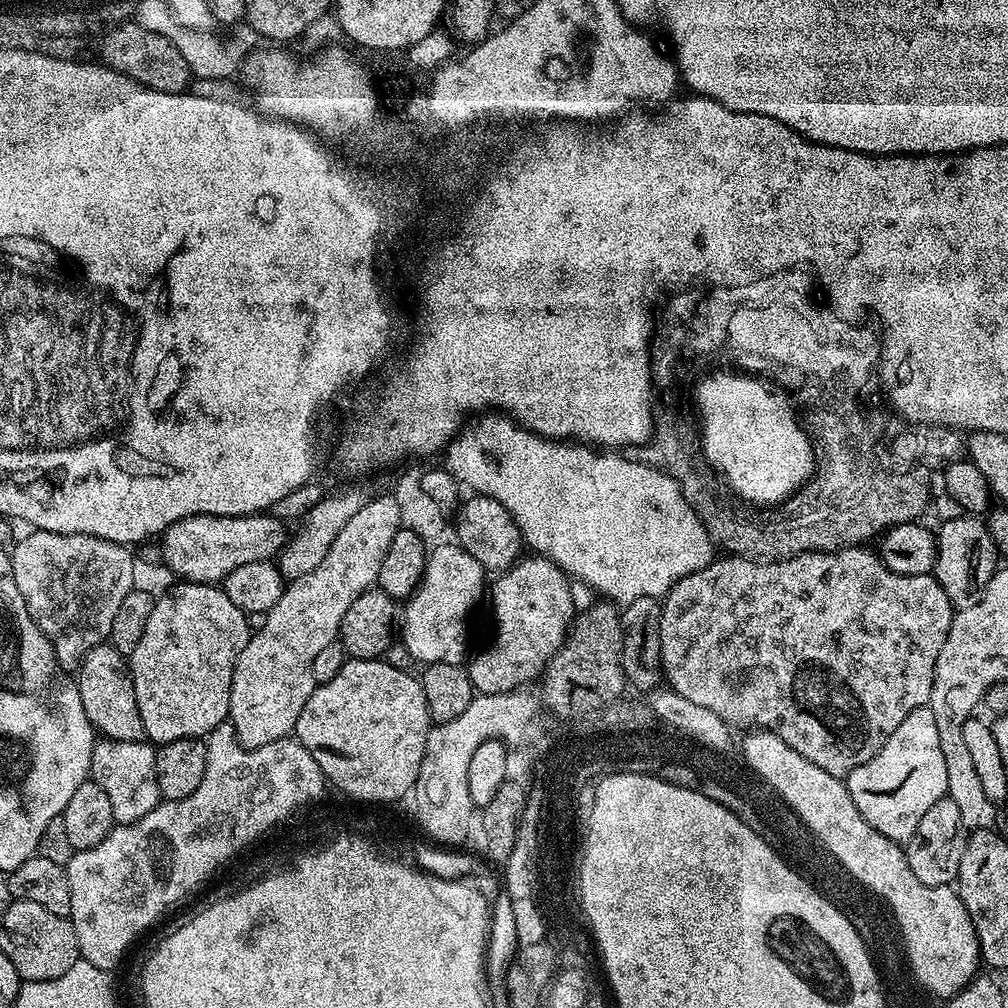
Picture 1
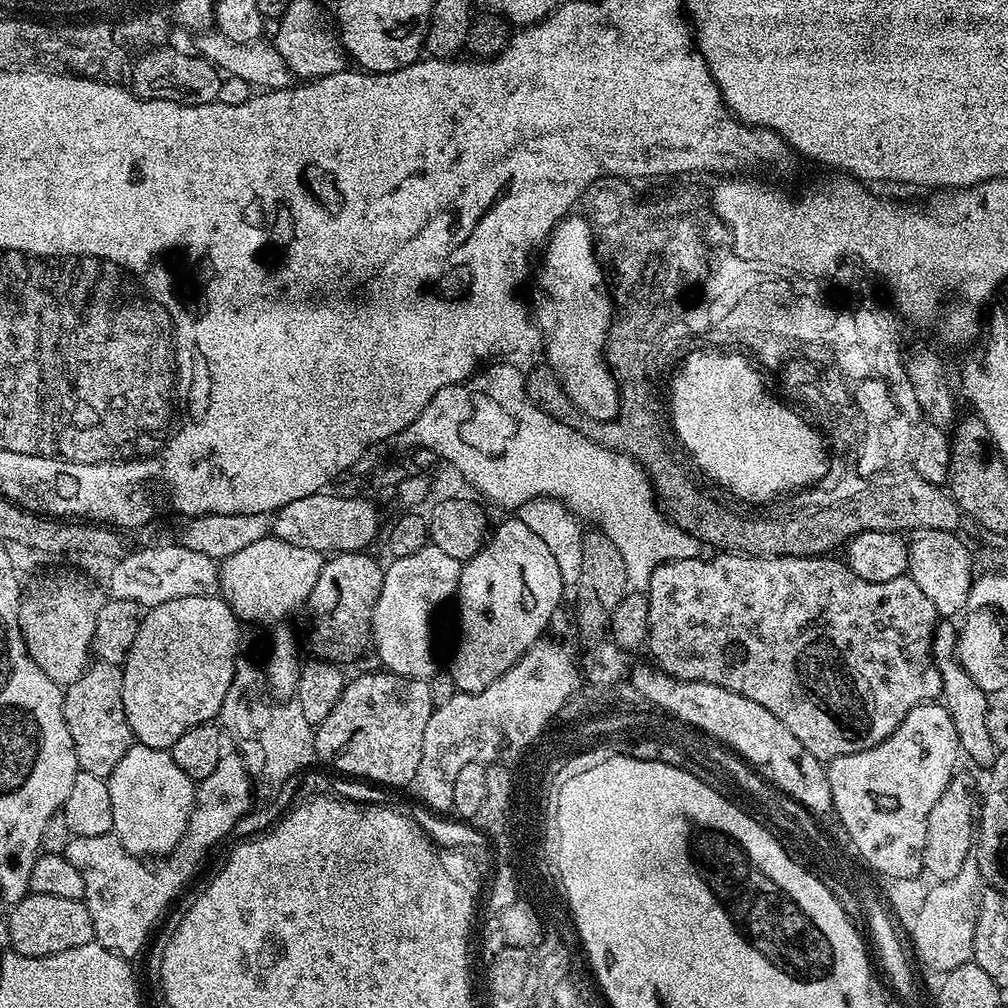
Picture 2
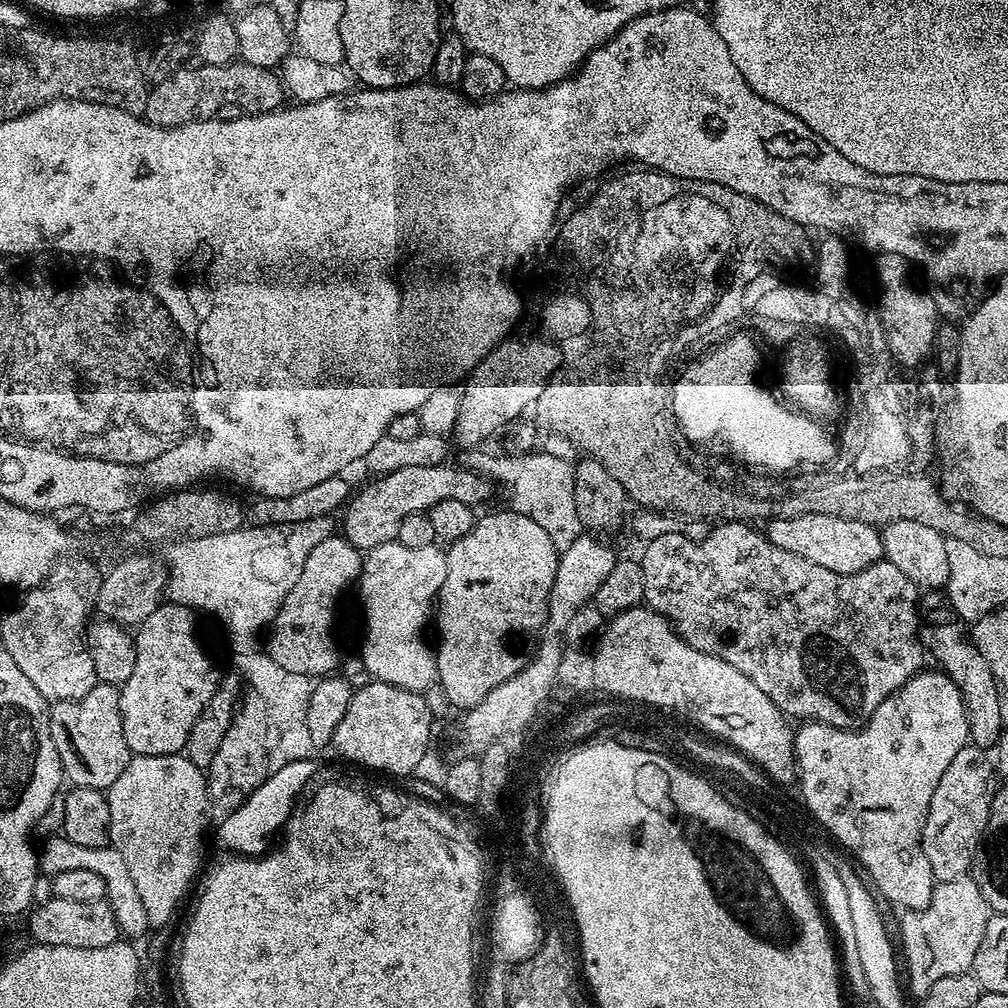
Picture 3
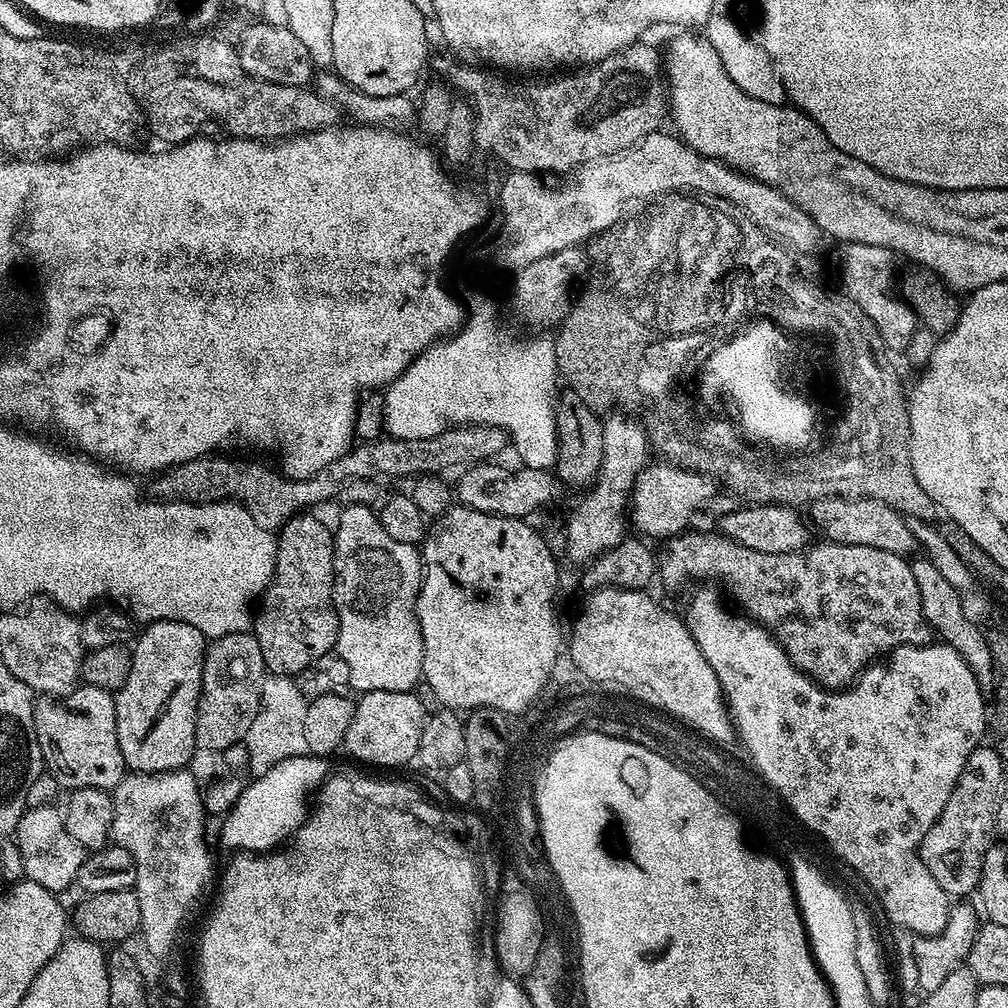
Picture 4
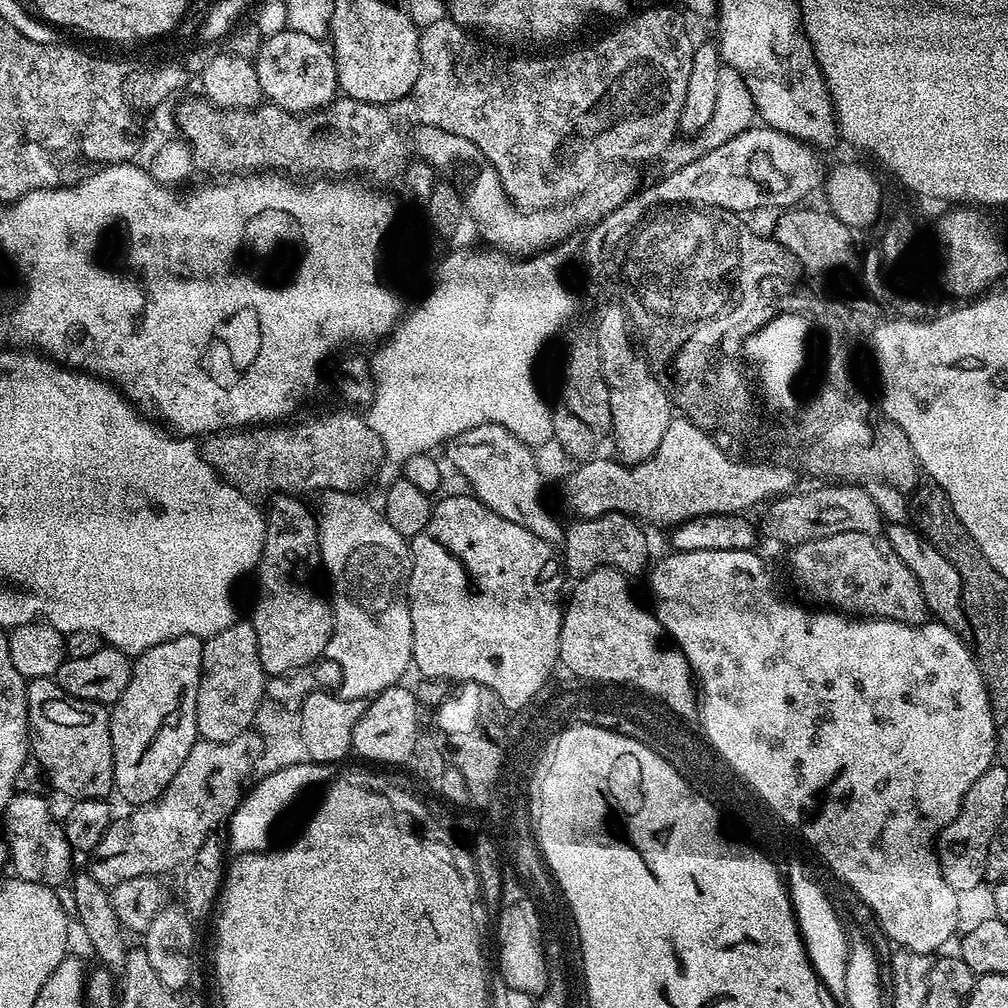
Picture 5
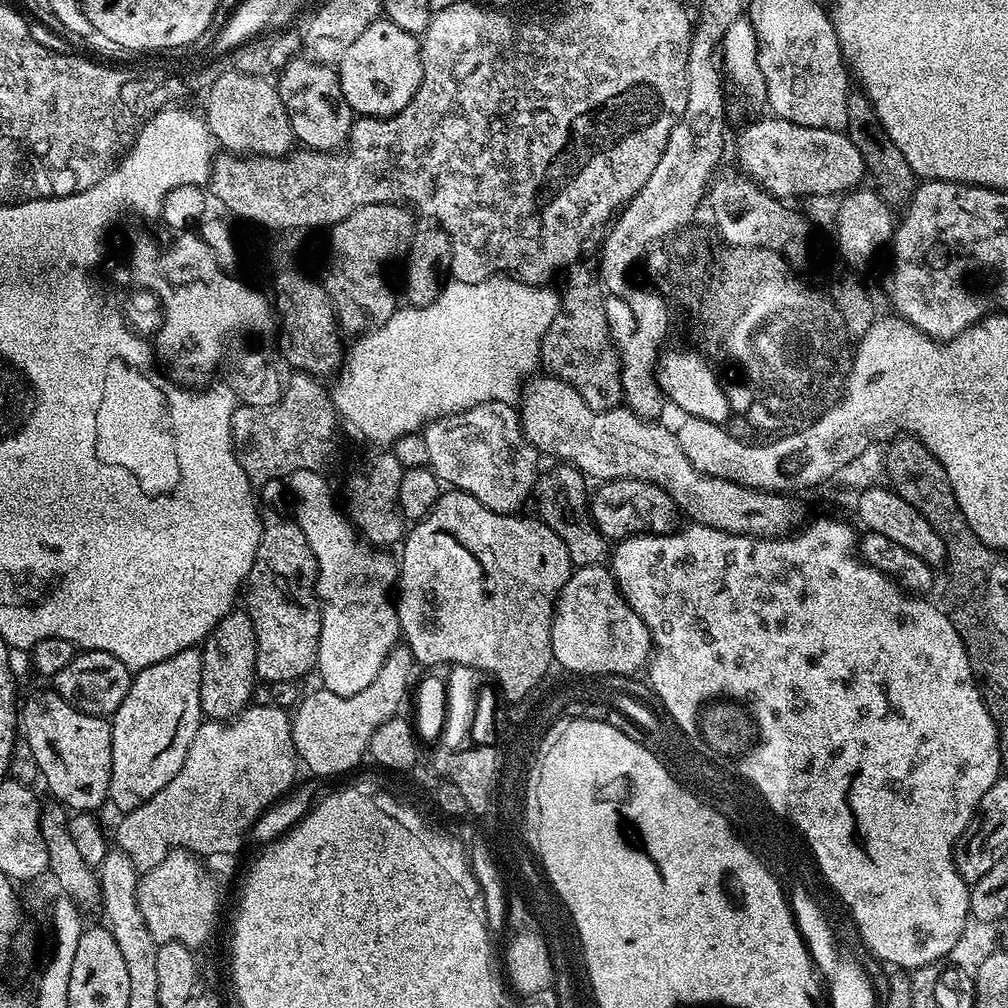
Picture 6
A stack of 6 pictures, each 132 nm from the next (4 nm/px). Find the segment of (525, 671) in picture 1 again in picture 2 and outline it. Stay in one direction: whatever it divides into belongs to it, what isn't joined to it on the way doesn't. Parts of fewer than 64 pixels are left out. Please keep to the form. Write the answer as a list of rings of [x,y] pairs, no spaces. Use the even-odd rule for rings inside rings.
[[[519,518],[504,520],[495,525],[483,548],[466,561],[460,570],[454,605],[460,611],[460,645],[456,648],[456,661],[450,667],[456,692],[486,690],[490,682],[502,678],[534,646],[540,636],[553,623],[556,607],[566,593],[558,564],[546,543],[534,534],[526,522]]]

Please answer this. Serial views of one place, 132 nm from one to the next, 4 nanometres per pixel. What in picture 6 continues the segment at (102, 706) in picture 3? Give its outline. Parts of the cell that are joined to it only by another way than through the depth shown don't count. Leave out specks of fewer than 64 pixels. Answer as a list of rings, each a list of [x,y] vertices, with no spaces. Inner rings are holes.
[[[54,690],[36,692],[28,701],[23,701],[18,712],[18,720],[22,725],[22,740],[28,743],[28,752],[36,763],[38,771],[44,775],[48,788],[55,799],[73,813],[91,812],[106,804],[108,788],[112,777],[112,725],[103,716],[91,716],[70,706]]]

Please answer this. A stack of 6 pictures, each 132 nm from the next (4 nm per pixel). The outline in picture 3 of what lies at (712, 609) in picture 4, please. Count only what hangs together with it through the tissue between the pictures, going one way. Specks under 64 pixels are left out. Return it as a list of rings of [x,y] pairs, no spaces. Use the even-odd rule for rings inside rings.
[[[921,670],[917,672],[894,694],[887,696],[882,702],[882,706],[878,706],[878,710],[874,710],[874,714],[862,728],[853,730],[850,728],[835,728],[829,724],[804,722],[799,725],[800,729],[797,727],[794,732],[796,770],[799,776],[798,794],[805,797],[806,802],[810,806],[816,808],[814,818],[820,816],[825,823],[832,827],[832,832],[837,832],[840,835],[840,840],[844,840],[849,844],[851,855],[868,871],[866,876],[870,881],[871,887],[881,897],[884,895],[890,903],[897,904],[897,909],[910,912],[921,912],[928,905],[934,887],[930,862],[926,862],[926,854],[920,849],[920,839],[922,838],[922,830],[924,829],[926,814],[930,806],[930,798],[934,798],[934,786],[938,786],[938,781],[942,779],[942,774],[946,774],[946,766],[950,766],[950,762],[954,762],[958,750],[962,750],[964,745],[969,743],[966,706],[962,702],[962,694],[958,690],[958,686],[954,686],[954,682],[949,676],[945,676],[939,670],[928,671]]]

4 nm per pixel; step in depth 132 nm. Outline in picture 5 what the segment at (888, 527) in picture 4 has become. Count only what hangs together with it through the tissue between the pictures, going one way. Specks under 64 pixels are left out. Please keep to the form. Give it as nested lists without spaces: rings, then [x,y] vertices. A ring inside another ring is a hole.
[[[828,482],[824,488],[800,493],[792,490],[767,505],[762,532],[780,544],[795,546],[839,532],[874,532],[882,528],[882,517],[874,498],[856,482]]]

